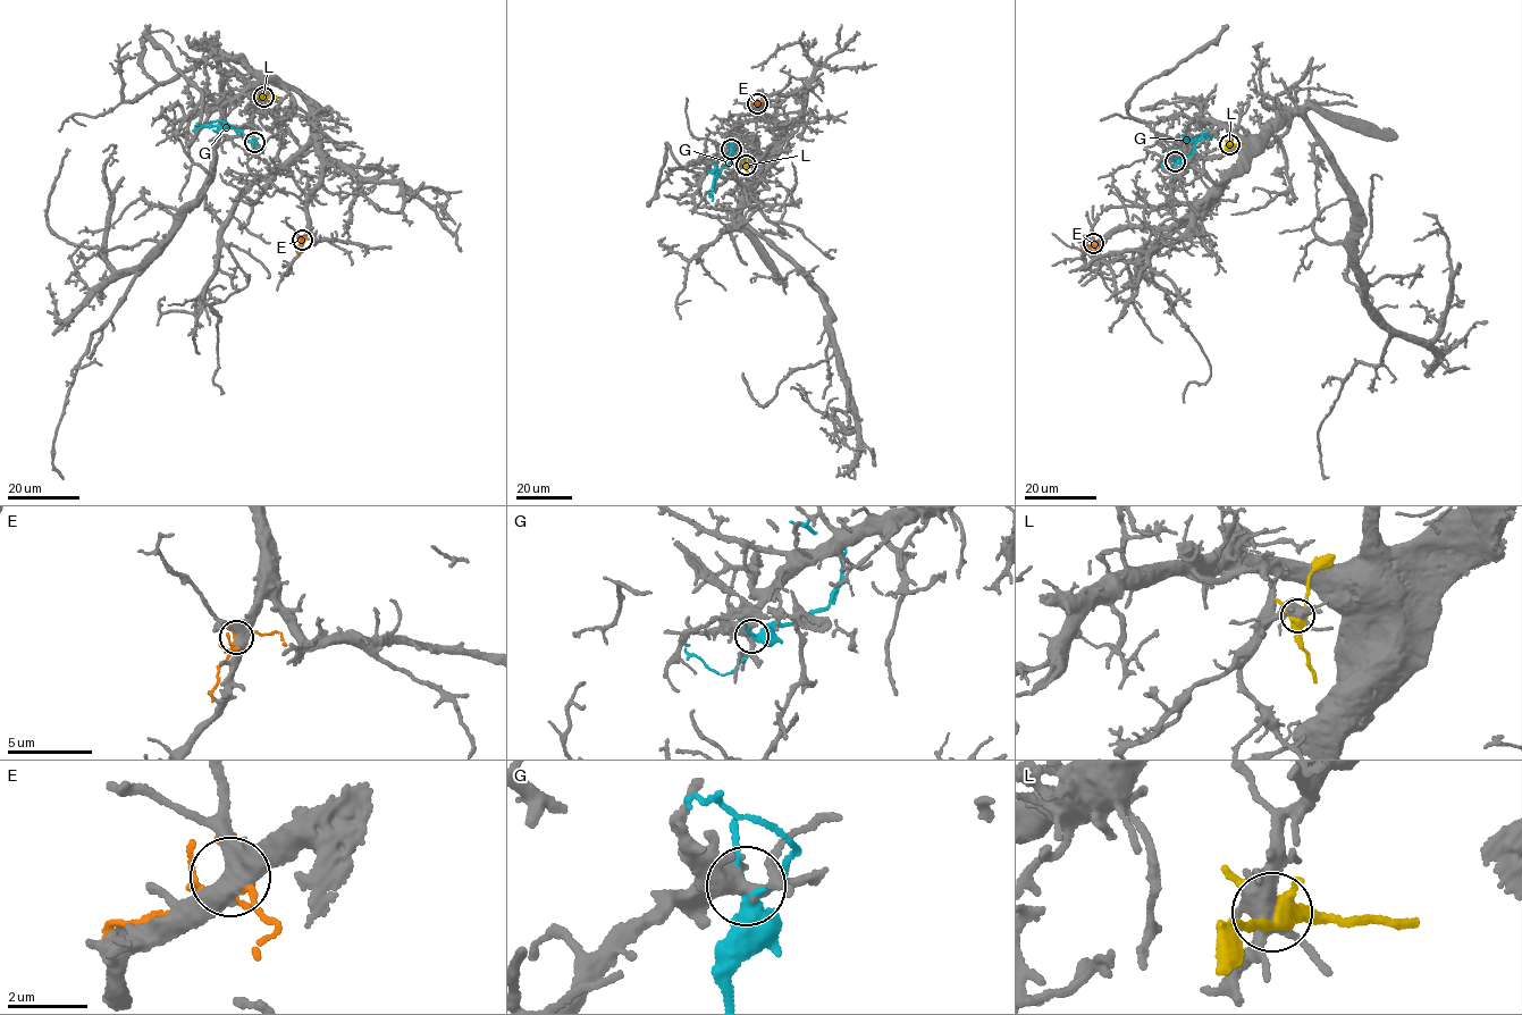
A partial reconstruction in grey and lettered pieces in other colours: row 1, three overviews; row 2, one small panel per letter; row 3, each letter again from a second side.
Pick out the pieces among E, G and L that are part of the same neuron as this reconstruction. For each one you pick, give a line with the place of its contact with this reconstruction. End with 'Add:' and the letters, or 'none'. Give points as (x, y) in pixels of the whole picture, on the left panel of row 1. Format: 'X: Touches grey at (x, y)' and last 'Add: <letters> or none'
L: Touches grey at (263, 97)
Add: L

